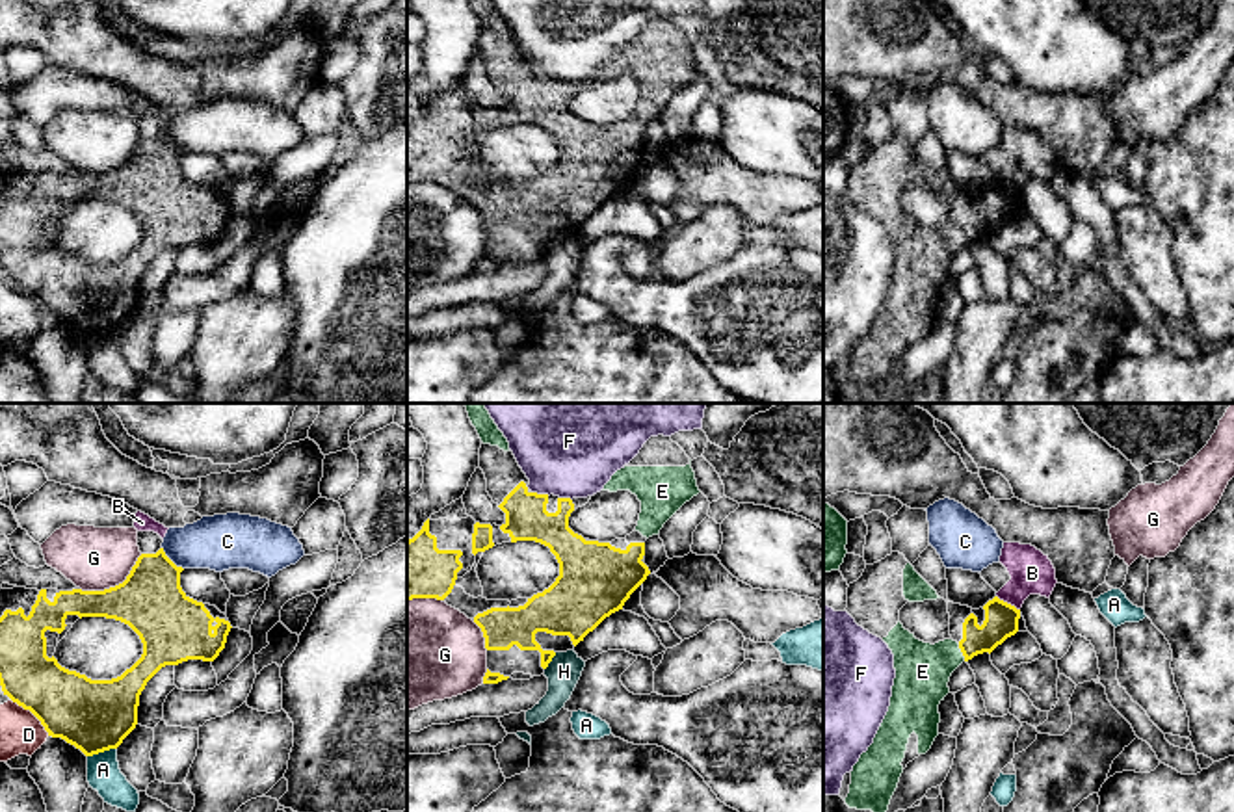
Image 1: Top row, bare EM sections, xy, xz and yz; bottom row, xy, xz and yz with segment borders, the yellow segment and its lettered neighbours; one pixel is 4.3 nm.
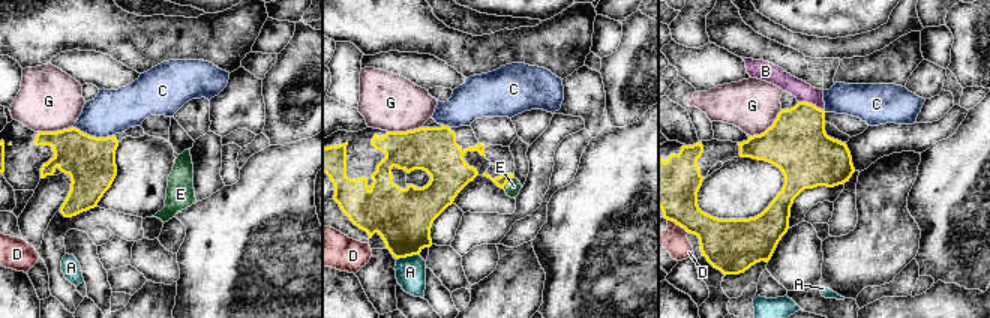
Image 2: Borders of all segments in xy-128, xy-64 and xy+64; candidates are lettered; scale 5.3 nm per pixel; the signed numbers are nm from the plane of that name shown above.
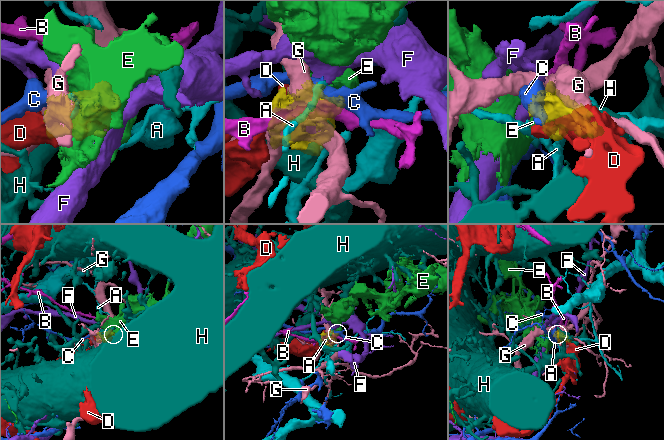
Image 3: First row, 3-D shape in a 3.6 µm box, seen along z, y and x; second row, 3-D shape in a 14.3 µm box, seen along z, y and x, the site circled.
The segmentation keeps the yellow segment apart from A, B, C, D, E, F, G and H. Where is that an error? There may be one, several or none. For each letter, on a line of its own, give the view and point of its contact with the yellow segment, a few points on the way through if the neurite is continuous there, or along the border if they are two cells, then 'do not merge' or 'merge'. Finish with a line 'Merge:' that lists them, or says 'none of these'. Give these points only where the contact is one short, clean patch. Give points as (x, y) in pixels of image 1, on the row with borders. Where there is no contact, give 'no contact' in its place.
A: xy (101, 751) | along xy (116, 747), (88, 757) | do not merge
B: yz (1006, 602) | do not merge
C: xy (170, 560) | do not merge
D: xy (32, 712) | do not merge
E: yz (961, 651) | across yz (1000, 621), (984, 638), (961, 651), (945, 656), (922, 671) | merge
F: xz (541, 495) | along xz (532, 491), (549, 495) | do not merge
G: xy (116, 586) | do not merge
H: xz (551, 660) | do not merge
Merge: E

